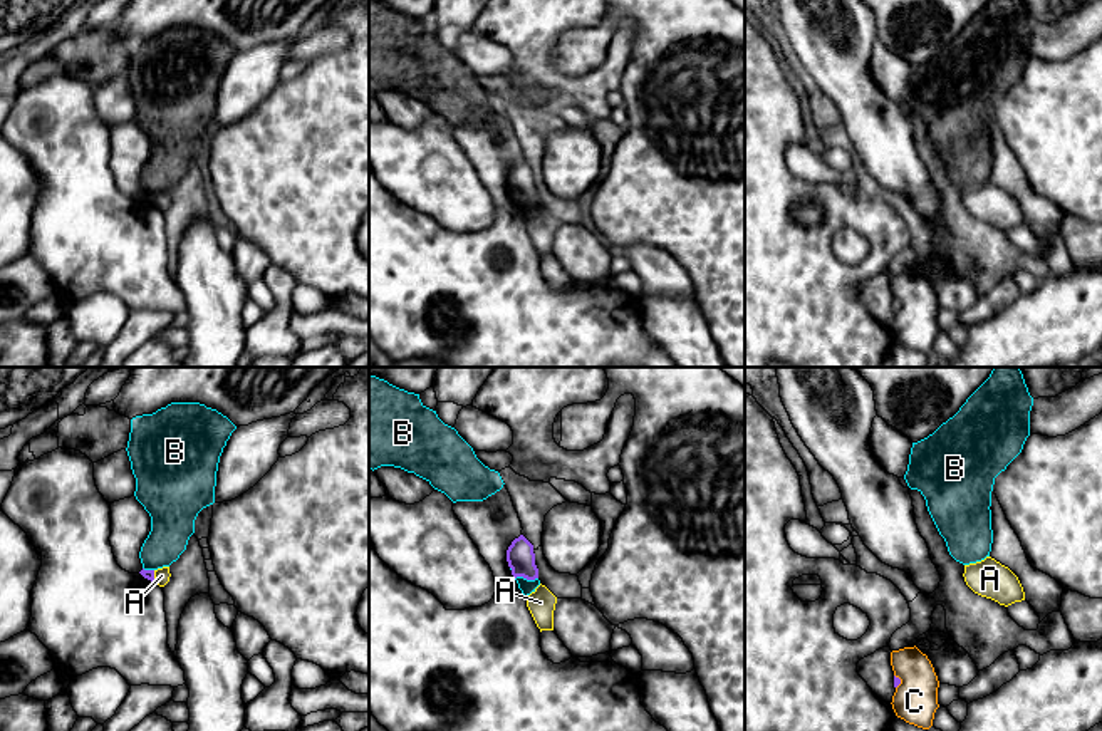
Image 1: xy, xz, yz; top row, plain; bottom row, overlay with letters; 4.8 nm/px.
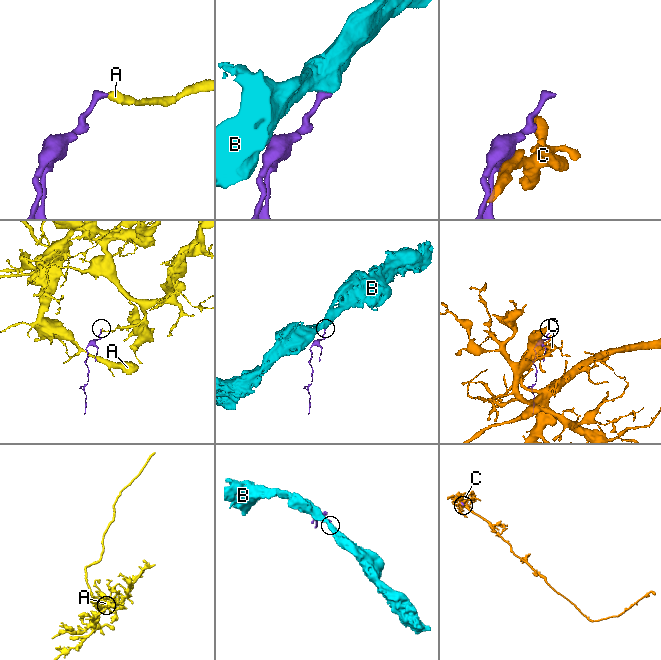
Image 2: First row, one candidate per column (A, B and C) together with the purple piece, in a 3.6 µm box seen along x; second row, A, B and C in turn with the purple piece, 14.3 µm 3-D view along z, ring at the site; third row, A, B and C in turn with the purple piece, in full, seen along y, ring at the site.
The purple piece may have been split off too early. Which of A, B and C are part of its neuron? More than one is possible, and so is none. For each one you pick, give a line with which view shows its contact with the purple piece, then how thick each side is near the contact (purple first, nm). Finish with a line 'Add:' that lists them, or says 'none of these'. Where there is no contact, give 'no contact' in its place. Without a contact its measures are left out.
Add: none of these

